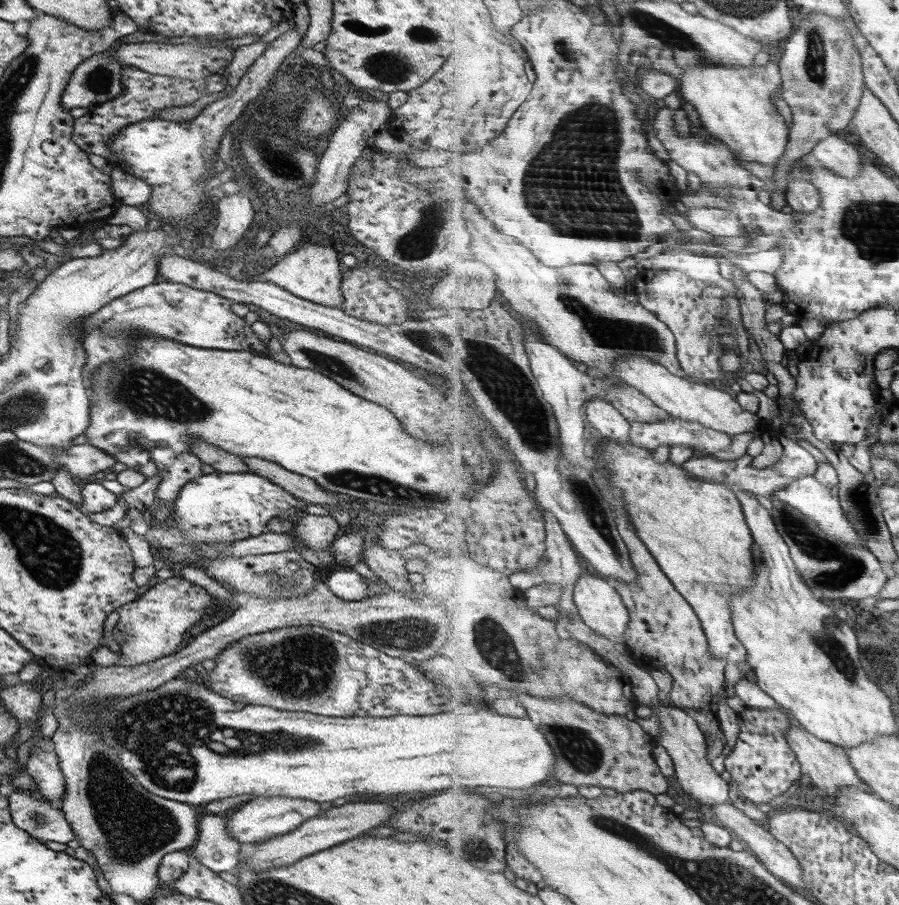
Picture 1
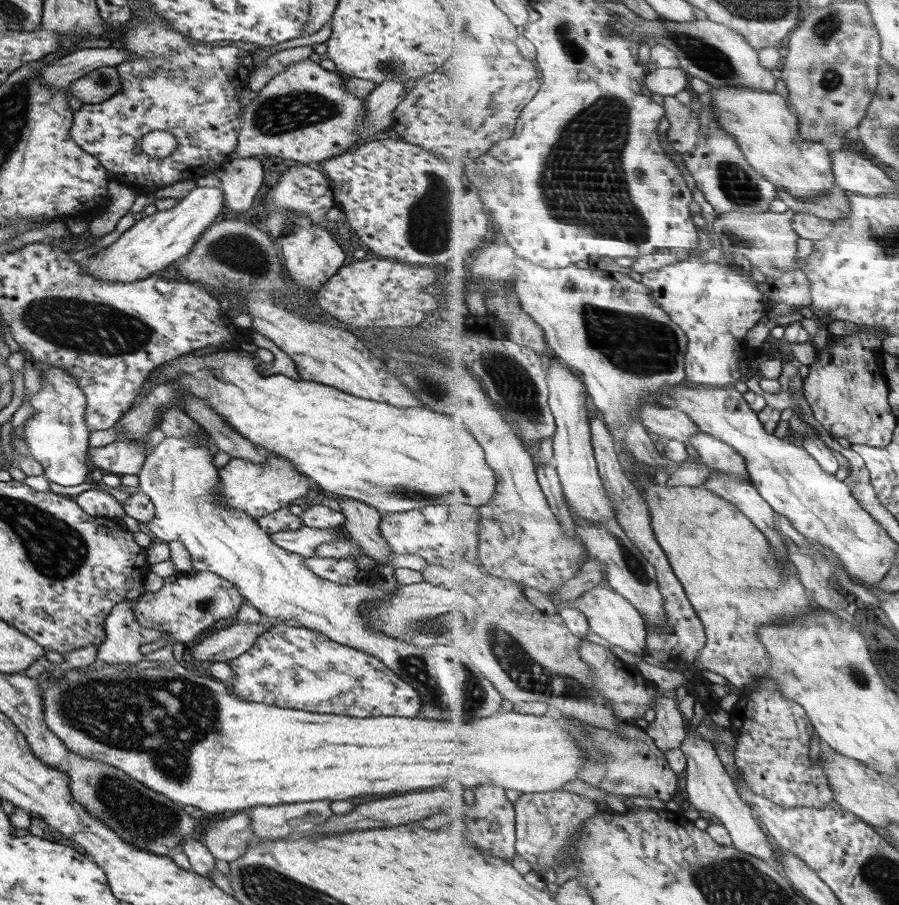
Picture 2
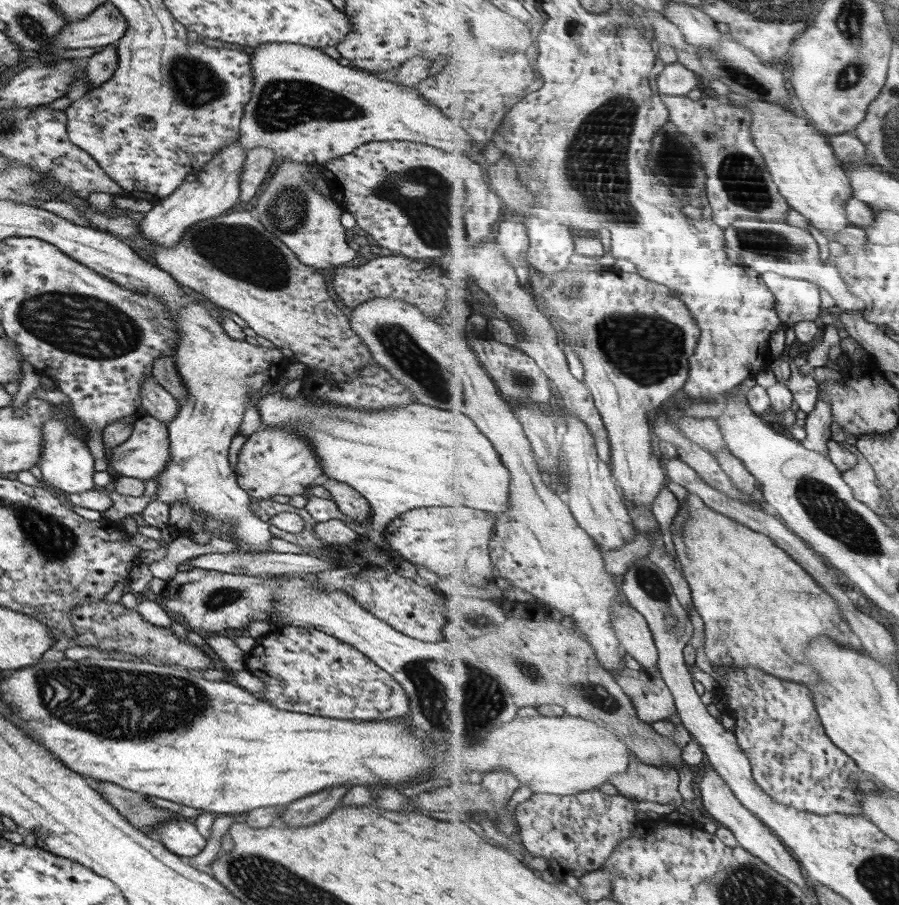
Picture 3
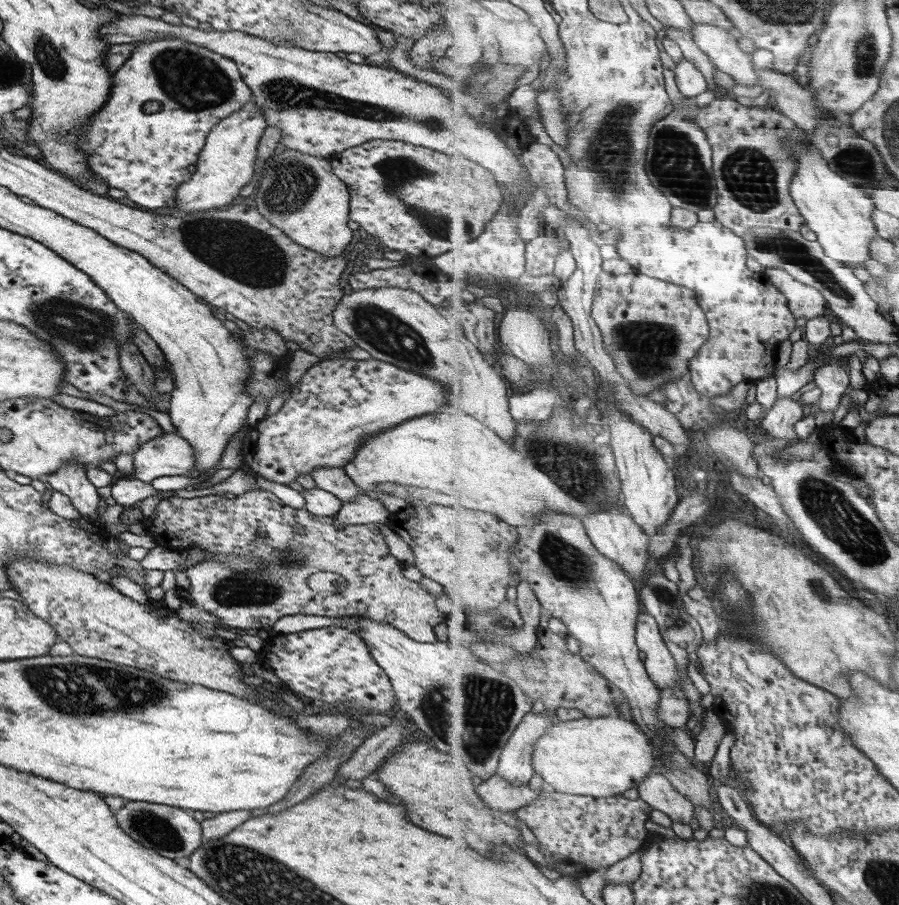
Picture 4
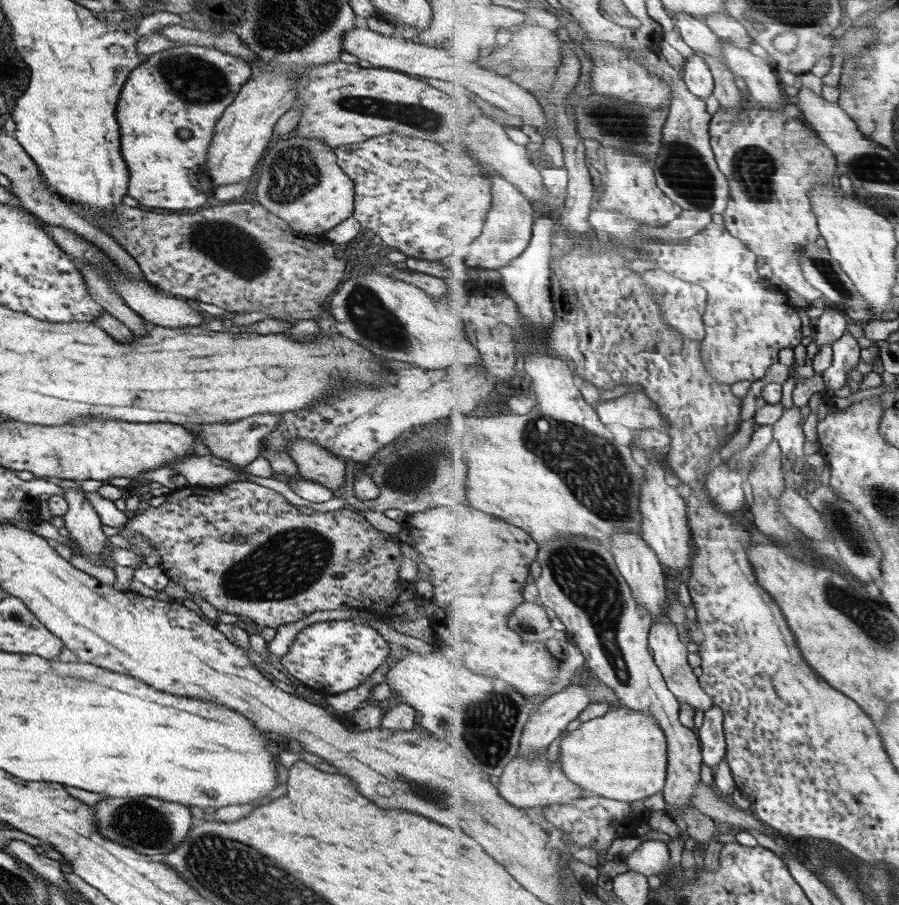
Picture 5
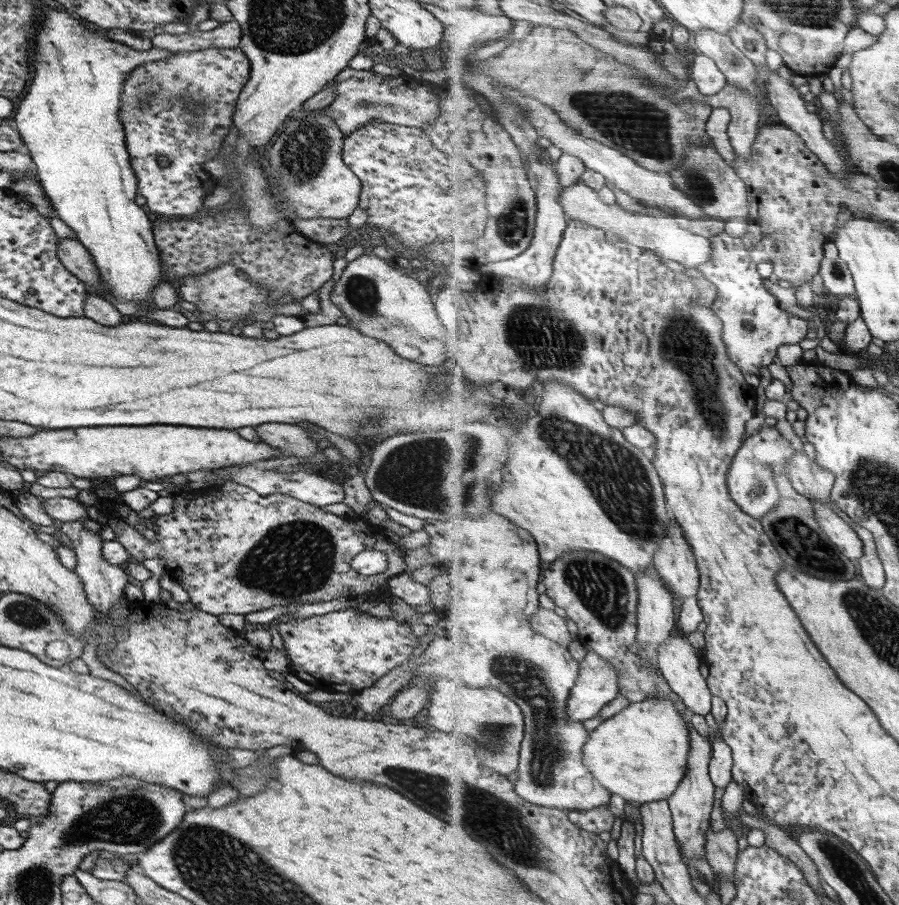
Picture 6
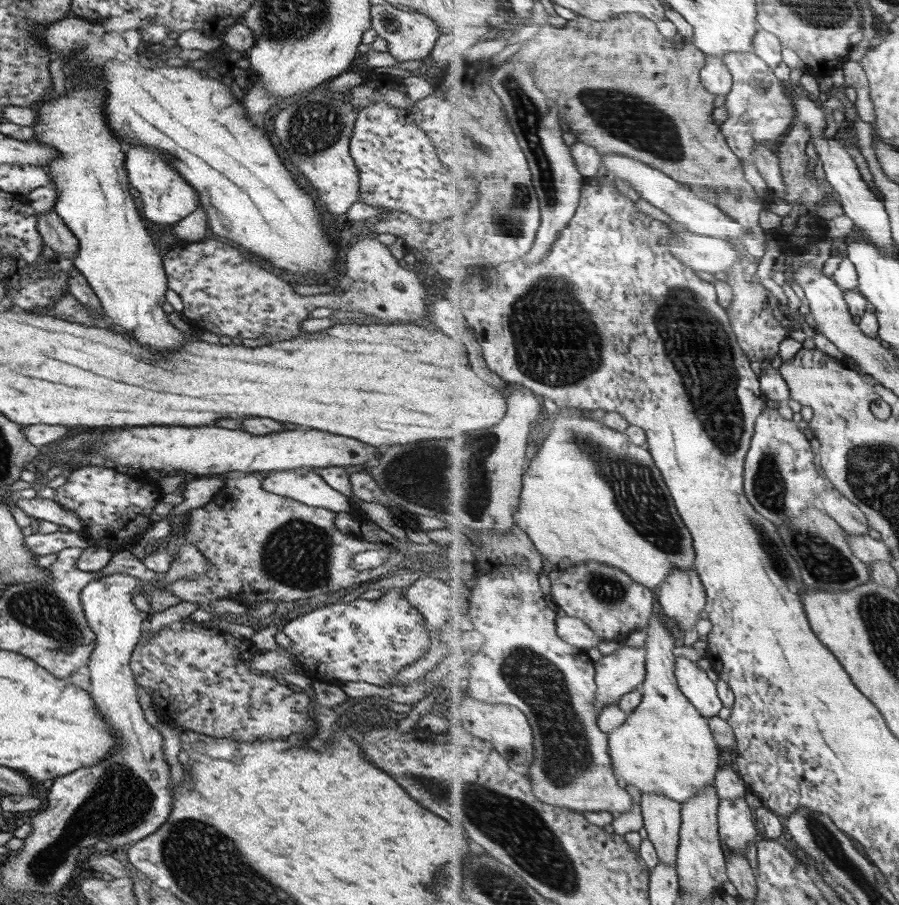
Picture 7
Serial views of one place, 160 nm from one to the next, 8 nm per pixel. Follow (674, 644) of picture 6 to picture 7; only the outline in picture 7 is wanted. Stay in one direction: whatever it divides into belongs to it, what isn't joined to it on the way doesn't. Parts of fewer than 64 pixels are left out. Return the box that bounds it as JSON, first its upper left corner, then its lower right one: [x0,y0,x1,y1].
[676,655,724,718]

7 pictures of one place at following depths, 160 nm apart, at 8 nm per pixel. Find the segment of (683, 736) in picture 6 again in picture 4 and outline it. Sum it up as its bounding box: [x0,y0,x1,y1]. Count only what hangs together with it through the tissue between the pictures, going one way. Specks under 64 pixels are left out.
[532,717,656,798]

